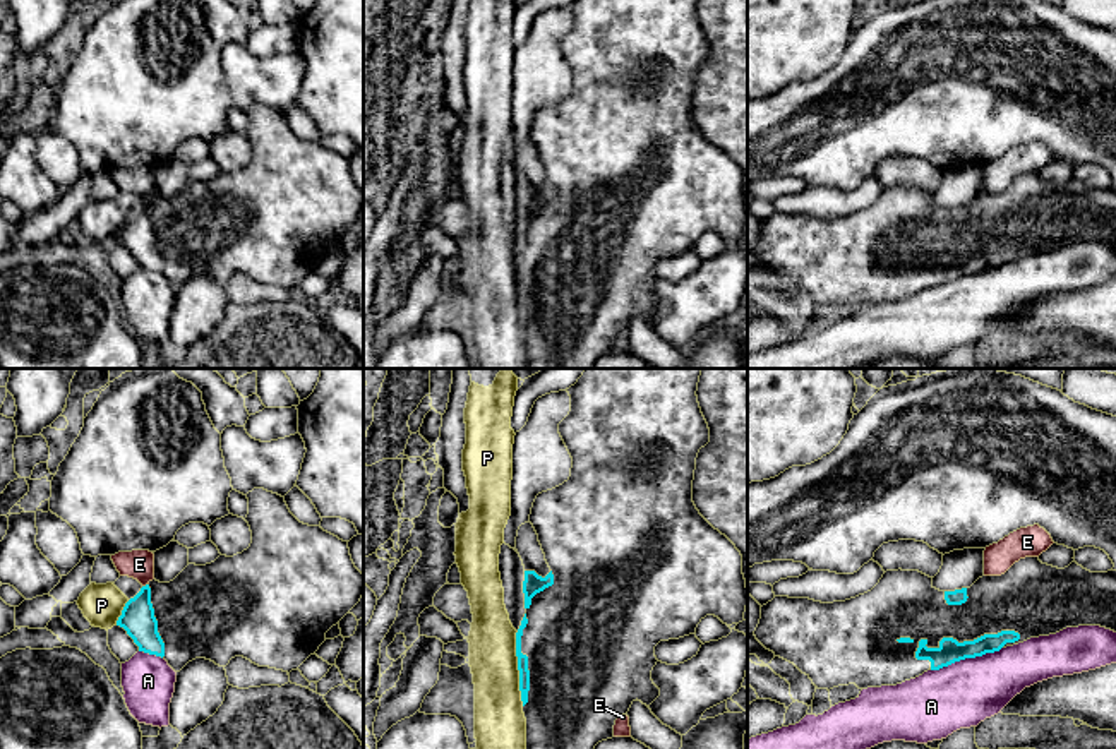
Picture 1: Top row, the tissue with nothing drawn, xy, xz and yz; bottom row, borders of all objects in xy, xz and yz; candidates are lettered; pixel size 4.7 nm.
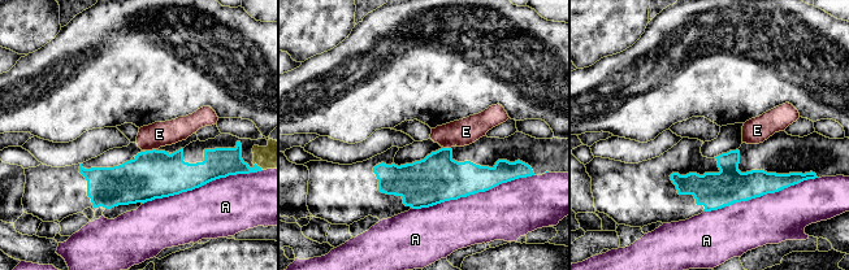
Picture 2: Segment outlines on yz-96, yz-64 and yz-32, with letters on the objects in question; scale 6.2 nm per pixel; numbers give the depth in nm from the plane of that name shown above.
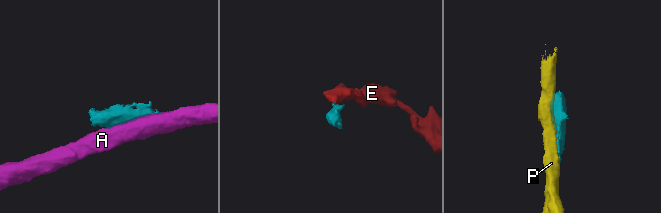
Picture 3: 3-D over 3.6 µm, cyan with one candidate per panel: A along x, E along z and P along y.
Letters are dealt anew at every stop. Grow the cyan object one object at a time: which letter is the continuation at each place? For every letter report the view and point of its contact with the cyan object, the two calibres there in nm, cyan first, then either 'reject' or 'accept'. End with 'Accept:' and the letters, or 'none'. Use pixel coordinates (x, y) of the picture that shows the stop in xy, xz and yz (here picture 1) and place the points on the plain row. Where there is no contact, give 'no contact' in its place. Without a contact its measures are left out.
A: contact yz (966, 273); calibres 110 and 300 nm; reject
E: contact xy (146, 201); calibres 160 and 140 nm; reject
P: contact xz (518, 285); calibres 50 and 240 nm; reject
Accept: none

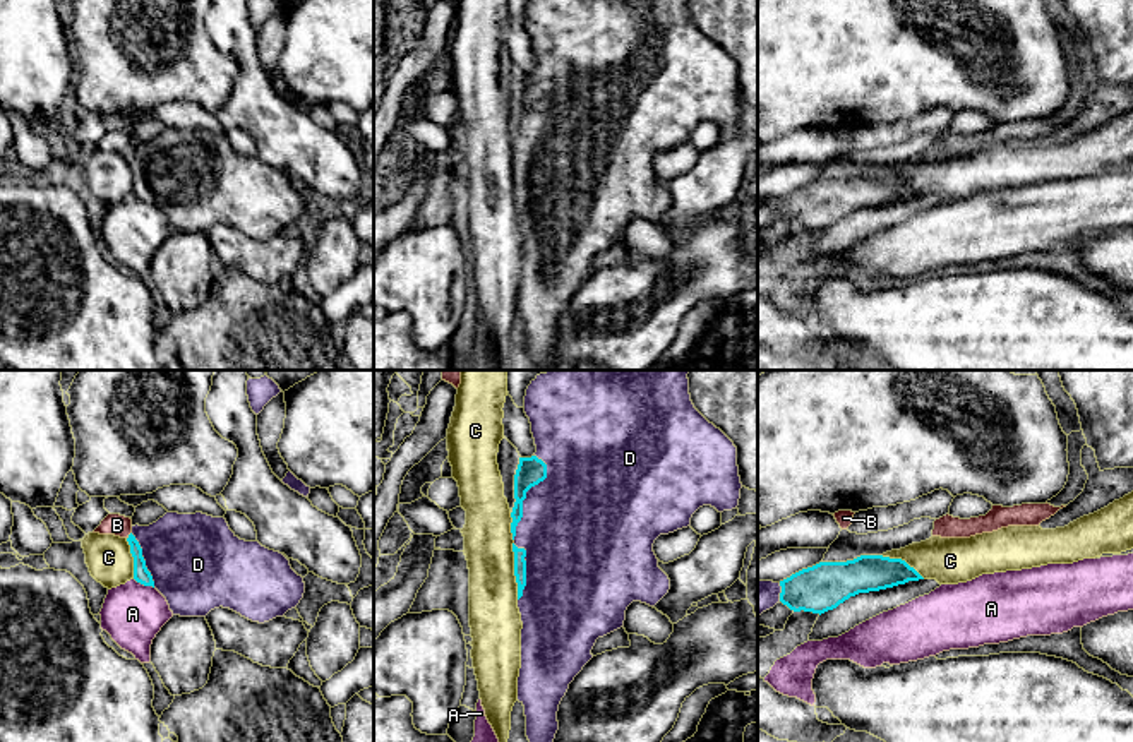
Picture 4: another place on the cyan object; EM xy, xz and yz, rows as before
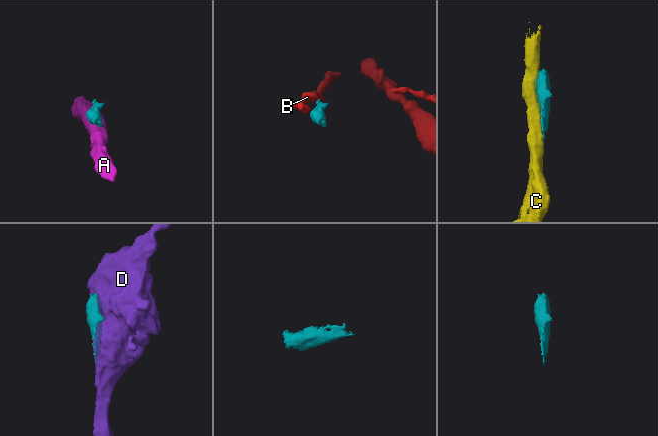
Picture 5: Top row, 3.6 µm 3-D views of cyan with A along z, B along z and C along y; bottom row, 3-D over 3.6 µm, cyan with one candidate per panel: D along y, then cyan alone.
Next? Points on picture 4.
A: contact xy (144, 201); calibres 80 and 300 nm; reject
B: contact xy (129, 151); calibres 80 and 100 nm; reject
C: contact xz (515, 172); calibres 60 and 220 nm; reject
D: contact xz (525, 112); calibres 130 and 460 nm; accept
Accept: D

